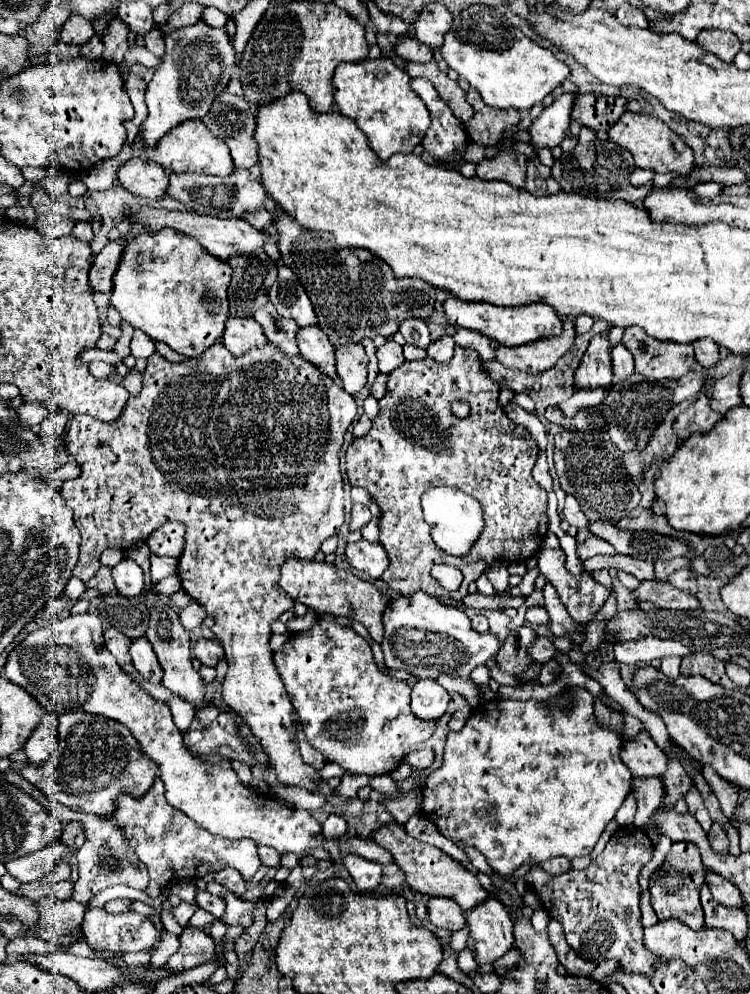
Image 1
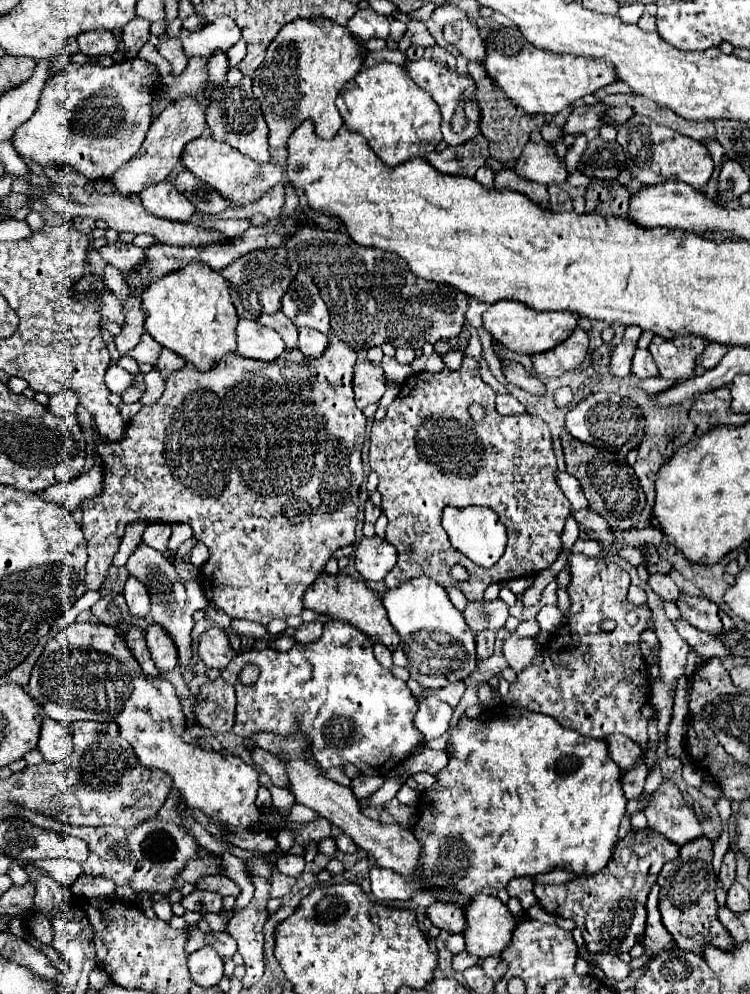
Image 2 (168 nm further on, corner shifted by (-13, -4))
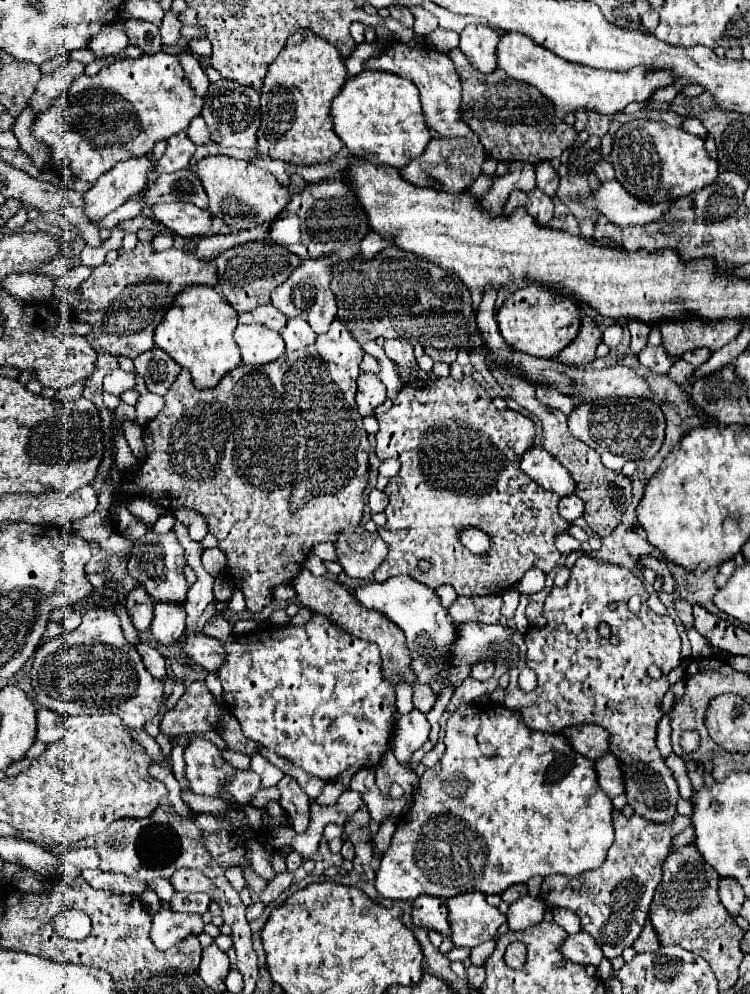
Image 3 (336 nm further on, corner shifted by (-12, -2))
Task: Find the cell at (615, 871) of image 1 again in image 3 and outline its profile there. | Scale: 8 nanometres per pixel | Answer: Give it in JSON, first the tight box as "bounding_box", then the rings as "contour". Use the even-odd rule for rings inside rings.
{"bounding_box":[539,811,691,959],"contour":[[[613,811],[615,841],[607,851],[605,863],[599,869],[585,871],[577,877],[549,875],[547,879],[543,879],[543,887],[541,887],[539,897],[547,907],[569,907],[569,909],[573,909],[581,917],[581,929],[587,931],[589,935],[593,935],[593,939],[599,943],[599,947],[607,959],[615,959],[621,955],[621,951],[625,947],[631,947],[637,941],[637,937],[639,937],[639,933],[647,921],[647,913],[649,913],[649,905],[651,905],[655,887],[661,881],[661,867],[669,855],[671,839],[673,839],[673,835],[681,833],[689,825],[691,825],[691,819],[685,815],[675,815],[675,819],[671,823],[653,823],[653,821],[647,821],[639,815],[633,815],[627,819],[619,811]]]}

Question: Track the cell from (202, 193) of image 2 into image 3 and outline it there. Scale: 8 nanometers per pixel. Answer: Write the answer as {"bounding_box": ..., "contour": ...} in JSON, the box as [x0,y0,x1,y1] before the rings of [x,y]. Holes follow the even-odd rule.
{"bounding_box":[143,171,207,209],"contour":[[[175,171],[175,173],[163,173],[155,181],[147,181],[143,189],[143,199],[147,209],[151,209],[157,203],[173,203],[173,201],[185,201],[193,203],[201,209],[207,209],[207,195],[203,191],[201,181],[191,171]]]}

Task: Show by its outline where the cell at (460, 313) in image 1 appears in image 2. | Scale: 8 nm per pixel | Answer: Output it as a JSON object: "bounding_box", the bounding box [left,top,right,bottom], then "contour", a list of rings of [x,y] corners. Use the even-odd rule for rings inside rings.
{"bounding_box":[482,301,578,355],"contour":[[[500,301],[496,305],[490,305],[482,319],[484,319],[482,327],[492,335],[494,341],[526,355],[542,353],[556,347],[558,343],[566,341],[566,337],[578,325],[578,317],[569,311],[534,311],[534,309],[524,309],[524,305],[516,305],[512,301]]]}

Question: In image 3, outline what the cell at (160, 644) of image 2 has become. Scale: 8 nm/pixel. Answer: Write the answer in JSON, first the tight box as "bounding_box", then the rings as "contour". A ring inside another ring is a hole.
{"bounding_box":[151,603,185,645],"contour":[[[155,603],[155,617],[151,623],[151,635],[161,645],[177,643],[185,629],[185,609],[181,603]]]}

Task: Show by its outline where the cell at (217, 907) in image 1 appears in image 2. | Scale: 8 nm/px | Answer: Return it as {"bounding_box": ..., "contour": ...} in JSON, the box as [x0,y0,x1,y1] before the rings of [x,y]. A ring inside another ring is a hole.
{"bounding_box":[182,891,222,913],"contour":[[[192,891],[192,893],[184,895],[182,905],[186,911],[220,913],[222,911],[222,897],[212,891]]]}

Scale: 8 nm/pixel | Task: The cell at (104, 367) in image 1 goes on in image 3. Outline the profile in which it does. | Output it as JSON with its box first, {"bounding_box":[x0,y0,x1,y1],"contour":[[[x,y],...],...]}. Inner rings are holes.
{"bounding_box":[103,369,135,395],"contour":[[[113,369],[107,377],[105,377],[105,383],[103,383],[103,391],[105,393],[111,393],[111,395],[123,395],[125,391],[131,391],[135,389],[135,373],[125,373],[121,369]]]}

